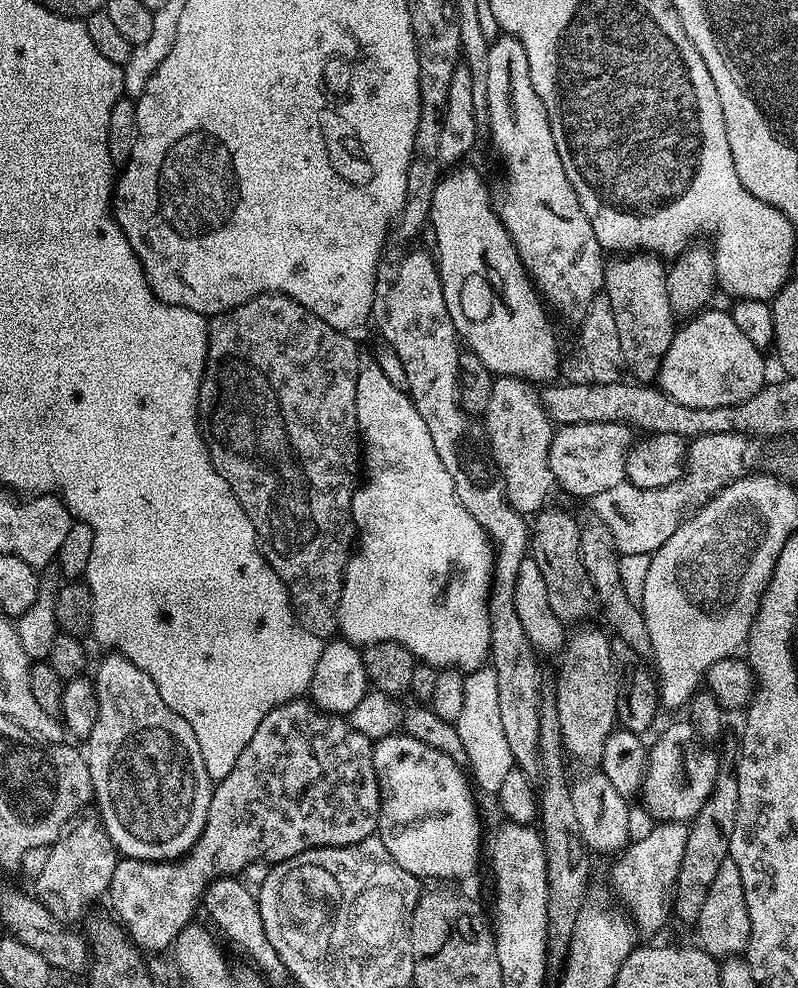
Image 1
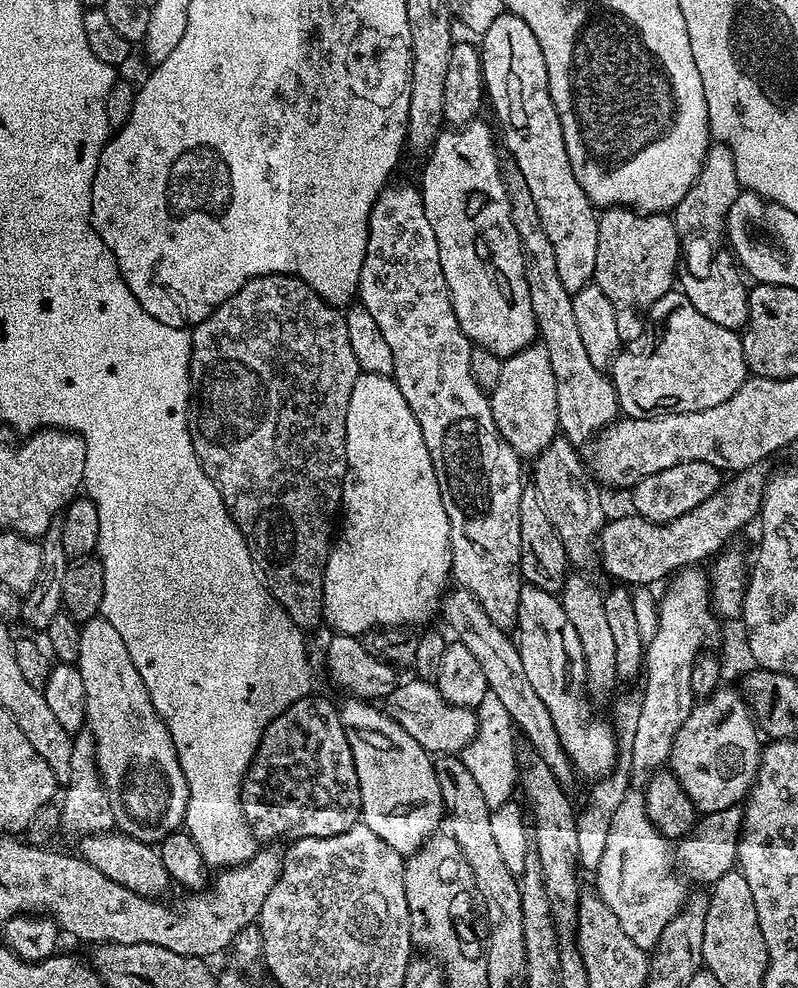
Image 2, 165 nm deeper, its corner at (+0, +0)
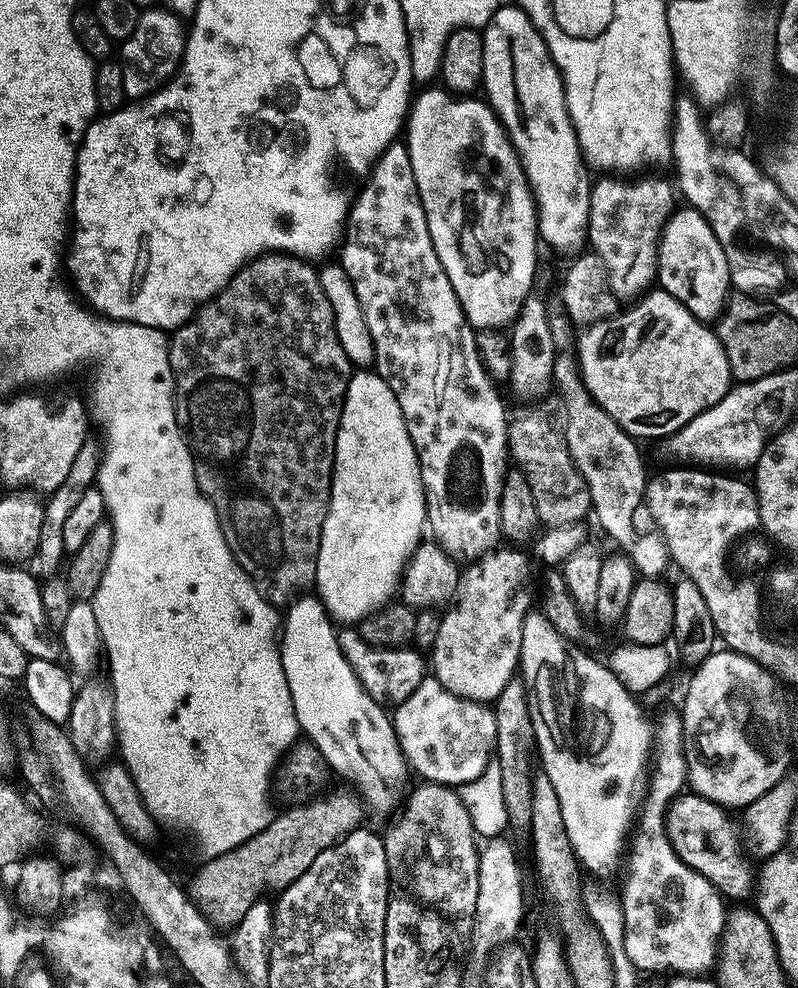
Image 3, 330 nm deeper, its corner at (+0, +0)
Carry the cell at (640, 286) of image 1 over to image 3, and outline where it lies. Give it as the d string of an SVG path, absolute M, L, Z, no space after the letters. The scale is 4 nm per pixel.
M624 178L600 179L604 180L597 179L590 194L588 244L591 251L602 258L608 275L608 287L617 301L632 302L649 291L657 279L660 233L674 211L674 188L664 180L636 180L633 184L627 184Z

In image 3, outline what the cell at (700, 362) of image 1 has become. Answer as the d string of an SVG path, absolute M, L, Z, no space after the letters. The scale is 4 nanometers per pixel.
M649 290L625 308L628 309L625 312L623 309L611 320L589 324L581 331L584 332L581 336L579 333L580 375L584 378L588 392L629 436L662 438L676 432L710 406L722 402L734 384L730 362L715 331L705 321L690 314L688 307L668 292Z

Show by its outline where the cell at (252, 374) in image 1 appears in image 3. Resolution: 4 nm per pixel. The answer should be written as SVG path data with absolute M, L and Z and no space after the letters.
M265 254L249 260L217 296L203 304L190 320L171 333L168 345L172 376L176 379L176 421L192 449L198 486L215 504L226 542L238 554L240 565L253 578L259 577L261 568L268 579L267 591L277 601L287 601L315 585L318 546L332 493L336 431L340 425L348 383L354 371L354 365L346 358L346 350L342 350L342 342L338 342L338 334L334 330L334 310L330 306L330 298L326 298L322 290L317 269L312 269L308 264L311 263L307 259L287 254Z

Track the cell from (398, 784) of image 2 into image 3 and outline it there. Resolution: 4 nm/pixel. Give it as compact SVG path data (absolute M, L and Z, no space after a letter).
M376 370L353 371L336 431L332 493L316 559L314 592L320 595L321 601L308 596L312 594L304 594L287 605L288 616L286 612L282 620L280 657L299 729L309 735L307 737L311 743L316 745L333 769L336 767L338 771L345 772L356 783L355 791L362 797L363 803L369 809L377 808L380 812L388 812L396 803L396 807L401 803L406 792L404 783L410 777L408 760L396 737L392 716L380 709L383 708L381 701L364 691L350 662L346 662L338 646L337 629L332 628L328 612L334 619L344 620L340 622L359 622L389 603L397 595L409 560L422 543L427 523L428 497L416 447L410 438L410 430L406 430L406 418L396 397L396 389L391 383L388 385Z

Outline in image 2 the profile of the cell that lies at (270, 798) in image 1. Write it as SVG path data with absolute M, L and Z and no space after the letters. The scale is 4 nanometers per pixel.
M309 694L304 699L294 702L282 714L278 714L278 718L274 718L274 722L270 722L270 726L264 732L264 737L260 739L258 750L252 759L252 765L248 767L247 774L244 775L243 782L240 783L240 802L244 805L244 817L248 819L252 825L252 835L257 841L264 840L284 840L283 842L291 842L301 840L302 838L330 838L342 834L346 830L353 828L361 819L360 811L360 787L358 786L358 774L354 766L354 758L350 750L350 742L346 738L346 730L340 721L340 713L337 707L328 700L323 700L320 696Z

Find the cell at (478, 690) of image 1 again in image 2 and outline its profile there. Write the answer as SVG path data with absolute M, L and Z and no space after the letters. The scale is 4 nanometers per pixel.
M489 692L486 698L475 708L476 713L476 733L467 748L462 753L462 759L466 770L470 770L470 778L478 786L482 798L488 803L491 809L509 803L513 799L512 791L518 788L518 769L516 767L516 757L518 755L518 743L516 735L518 729L512 721L512 716L506 711L506 706L502 706L498 694Z

